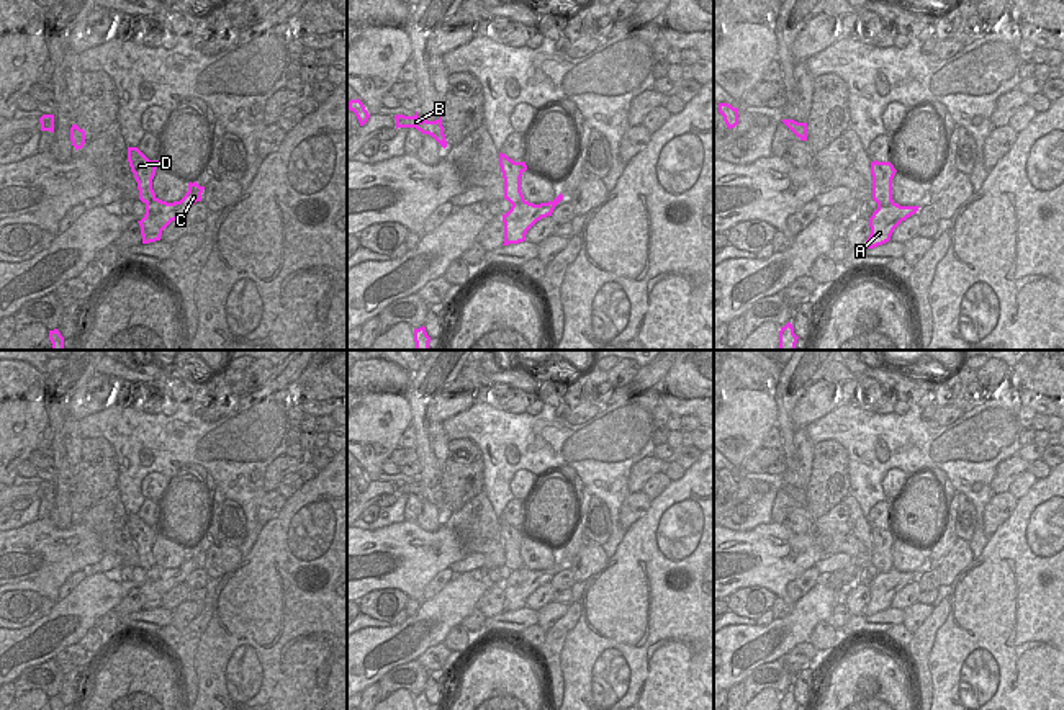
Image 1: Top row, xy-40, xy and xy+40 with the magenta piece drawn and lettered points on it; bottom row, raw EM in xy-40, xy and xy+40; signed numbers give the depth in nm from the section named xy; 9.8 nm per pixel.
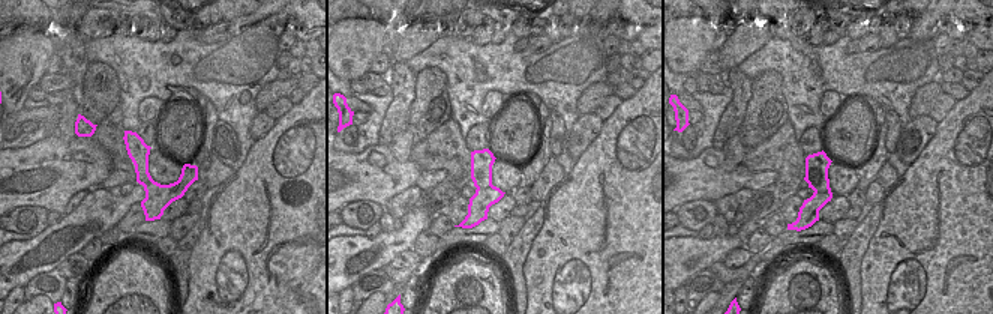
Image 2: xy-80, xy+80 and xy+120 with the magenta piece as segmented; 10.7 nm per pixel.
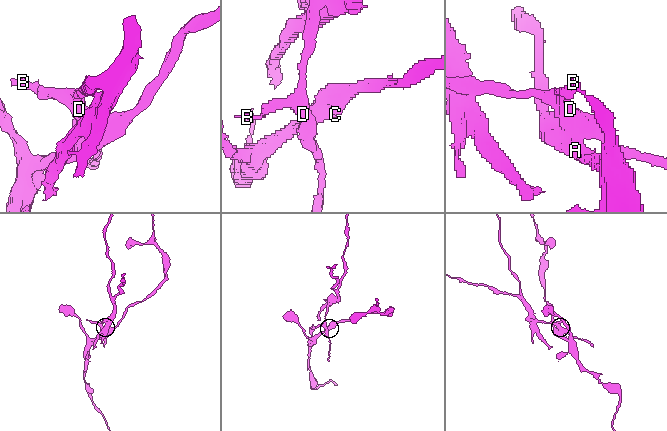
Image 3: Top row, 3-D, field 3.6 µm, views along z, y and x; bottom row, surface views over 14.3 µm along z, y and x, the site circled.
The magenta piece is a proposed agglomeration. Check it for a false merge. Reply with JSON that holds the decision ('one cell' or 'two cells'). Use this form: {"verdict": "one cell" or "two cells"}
{"verdict": "two cells"}

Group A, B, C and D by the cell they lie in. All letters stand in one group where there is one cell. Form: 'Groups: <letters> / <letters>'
Groups: A C / B D.

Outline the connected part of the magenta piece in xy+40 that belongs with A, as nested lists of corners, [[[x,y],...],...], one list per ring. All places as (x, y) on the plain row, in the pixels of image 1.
[[[890,569],[889,573],[877,573],[877,576],[869,584],[871,600],[866,607],[864,615],[874,615],[890,607],[894,595],[915,581],[920,573],[900,573]]]

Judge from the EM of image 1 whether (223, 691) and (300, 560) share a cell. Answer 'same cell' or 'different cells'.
same cell

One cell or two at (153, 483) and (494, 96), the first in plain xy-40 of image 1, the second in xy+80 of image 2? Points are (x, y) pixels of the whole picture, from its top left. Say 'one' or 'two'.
one

